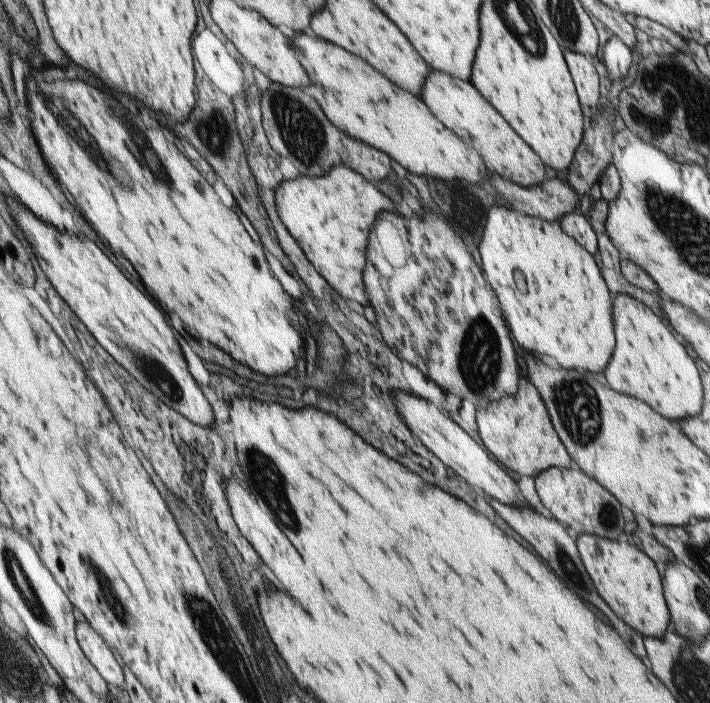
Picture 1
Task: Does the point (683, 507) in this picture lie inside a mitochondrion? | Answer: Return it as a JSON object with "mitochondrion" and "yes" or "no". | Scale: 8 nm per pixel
{"mitochondrion":"no"}

